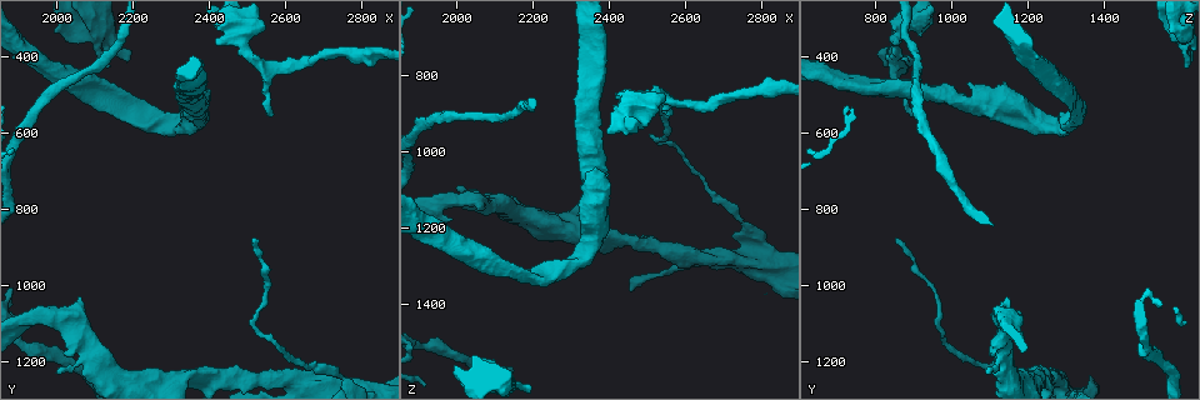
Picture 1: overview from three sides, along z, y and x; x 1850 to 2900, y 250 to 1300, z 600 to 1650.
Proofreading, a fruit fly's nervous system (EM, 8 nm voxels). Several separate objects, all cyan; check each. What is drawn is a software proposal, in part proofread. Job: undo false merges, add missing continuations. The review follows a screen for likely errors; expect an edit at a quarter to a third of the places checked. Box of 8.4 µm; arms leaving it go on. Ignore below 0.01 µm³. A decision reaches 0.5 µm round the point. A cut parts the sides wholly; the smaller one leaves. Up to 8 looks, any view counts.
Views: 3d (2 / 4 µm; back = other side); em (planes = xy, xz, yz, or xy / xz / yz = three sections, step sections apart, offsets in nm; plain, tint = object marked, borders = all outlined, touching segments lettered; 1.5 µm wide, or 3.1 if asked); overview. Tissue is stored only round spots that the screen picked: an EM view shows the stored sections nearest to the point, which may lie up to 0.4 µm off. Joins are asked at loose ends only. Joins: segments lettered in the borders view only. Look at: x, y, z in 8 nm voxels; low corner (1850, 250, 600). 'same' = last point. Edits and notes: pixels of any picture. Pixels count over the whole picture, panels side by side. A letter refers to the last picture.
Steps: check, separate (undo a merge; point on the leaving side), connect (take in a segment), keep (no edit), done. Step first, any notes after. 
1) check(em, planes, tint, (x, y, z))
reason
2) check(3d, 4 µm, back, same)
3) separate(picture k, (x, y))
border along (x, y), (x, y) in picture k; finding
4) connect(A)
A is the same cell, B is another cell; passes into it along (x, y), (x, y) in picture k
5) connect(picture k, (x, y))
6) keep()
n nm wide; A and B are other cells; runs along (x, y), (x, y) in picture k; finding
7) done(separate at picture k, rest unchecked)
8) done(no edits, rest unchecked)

check(3d, 4 µm, back, (2545, 330, 860))
an open end

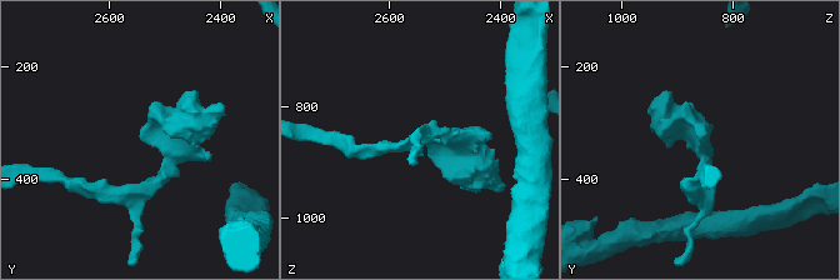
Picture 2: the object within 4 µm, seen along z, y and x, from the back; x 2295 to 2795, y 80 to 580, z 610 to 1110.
check(em, xz, step 4, borders, (2540, 335, 860))

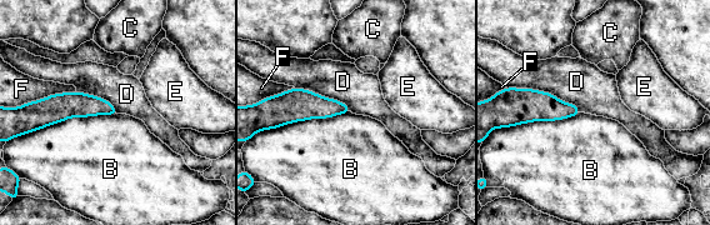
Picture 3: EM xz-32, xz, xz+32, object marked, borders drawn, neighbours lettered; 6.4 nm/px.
check(em, yz, step 8, borders, same)

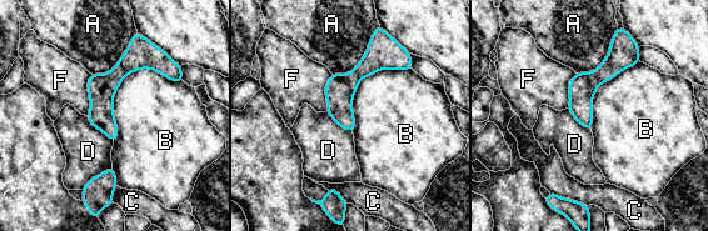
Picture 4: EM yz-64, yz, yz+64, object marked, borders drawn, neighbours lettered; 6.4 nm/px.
keep()
A, B, C, D and F are other cells; runs along (617, 53), (584, 90), (588, 125) in picture 4; no lettered segment goes on from it

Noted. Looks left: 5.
check(em, planes, tint, (2515, 885, 850))
free end

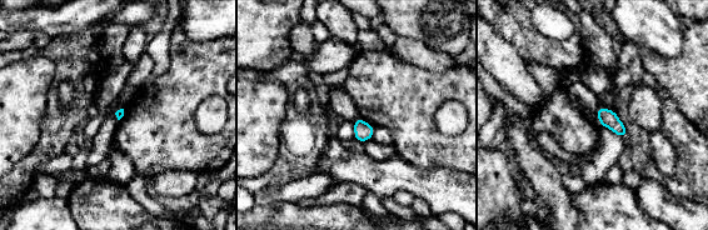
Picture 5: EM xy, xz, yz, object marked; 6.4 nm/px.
check(em, planes, borders, same)

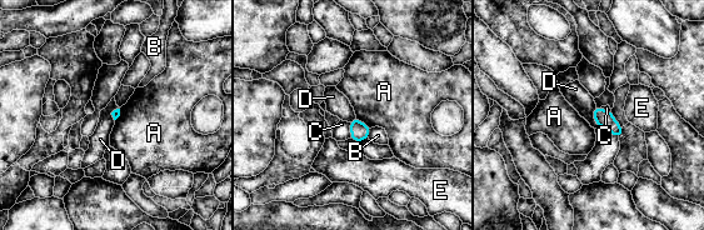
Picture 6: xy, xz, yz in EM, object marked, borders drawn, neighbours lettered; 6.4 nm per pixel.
keep()
D touches over 130 nm; A, B, C, D and E are other cells; none of them fits

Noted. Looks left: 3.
check(em, planes, borders, (1995, 335, 1570))
free end

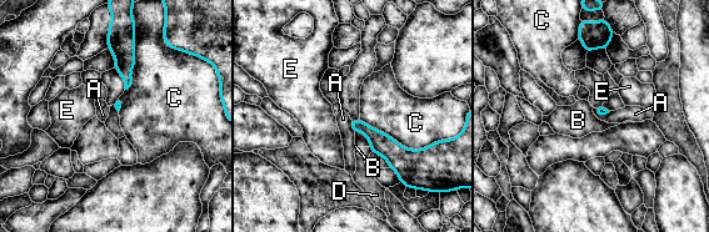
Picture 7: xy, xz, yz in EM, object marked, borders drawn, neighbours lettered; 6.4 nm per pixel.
keep()
A, B, C, D and E are other cells; runs along (354, 122), (395, 154), (417, 154) in picture 7; no lettered segment goes on from it

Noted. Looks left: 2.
done(no edits, rest unchecked)

